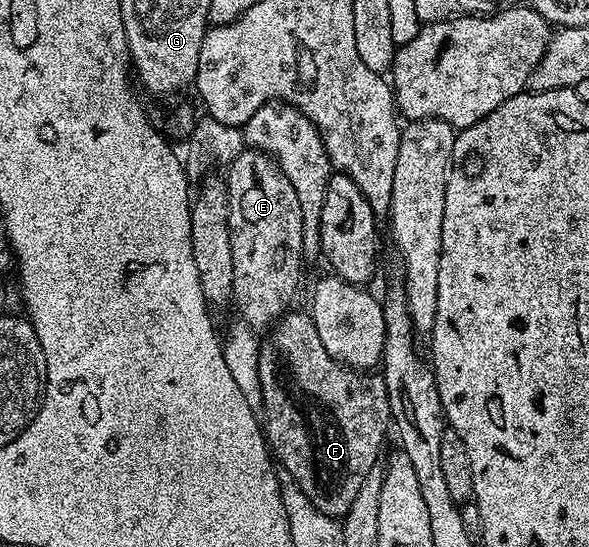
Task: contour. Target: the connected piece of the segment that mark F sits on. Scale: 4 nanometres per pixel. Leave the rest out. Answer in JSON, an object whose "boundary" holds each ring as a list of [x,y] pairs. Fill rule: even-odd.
{"boundary":[[[293,310],[283,314],[260,342],[259,376],[263,394],[260,425],[277,465],[294,479],[320,513],[341,520],[348,508],[352,508],[352,499],[360,484],[364,484],[364,476],[379,465],[378,453],[386,429],[389,431],[392,426],[388,388],[381,373],[353,370],[332,360],[309,313]]]}

